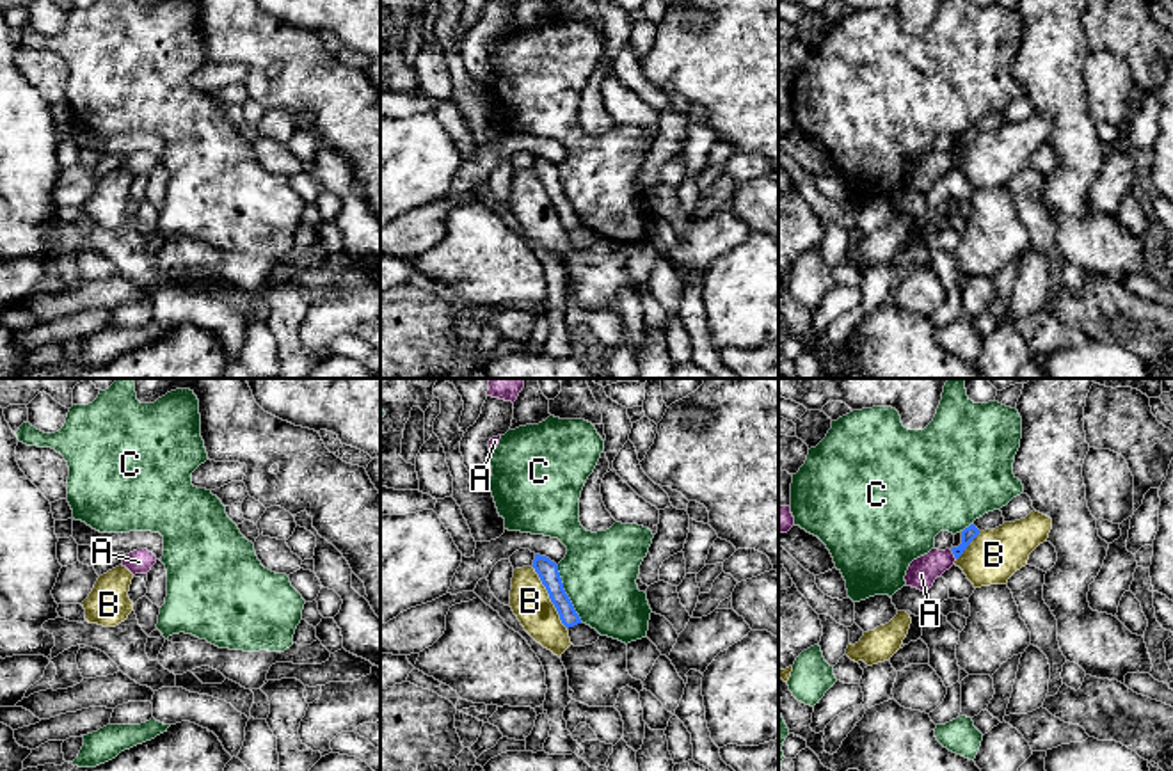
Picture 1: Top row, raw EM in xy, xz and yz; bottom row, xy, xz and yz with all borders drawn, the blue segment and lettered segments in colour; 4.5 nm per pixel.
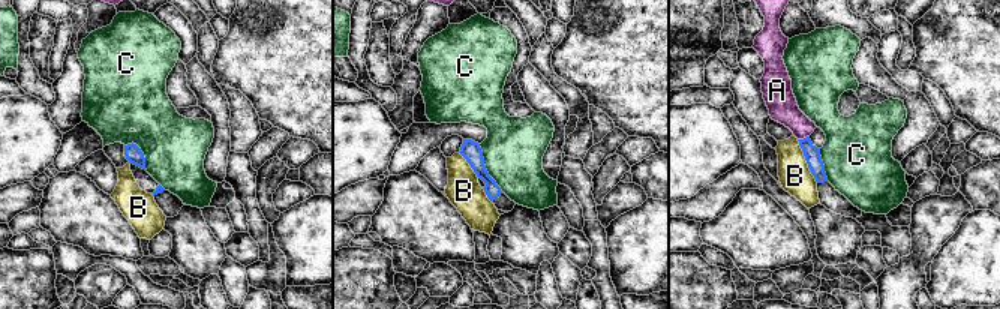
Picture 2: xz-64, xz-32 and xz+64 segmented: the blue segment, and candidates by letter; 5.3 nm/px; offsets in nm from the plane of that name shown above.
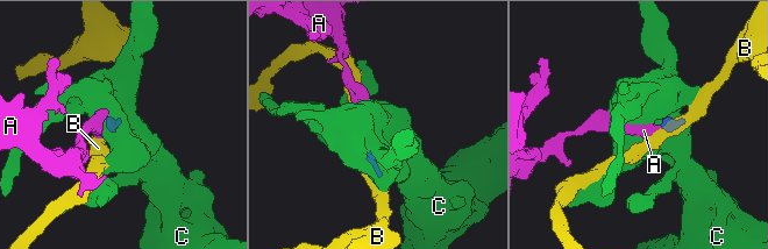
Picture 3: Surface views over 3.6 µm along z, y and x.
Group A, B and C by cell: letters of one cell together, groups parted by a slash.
A / B / C

